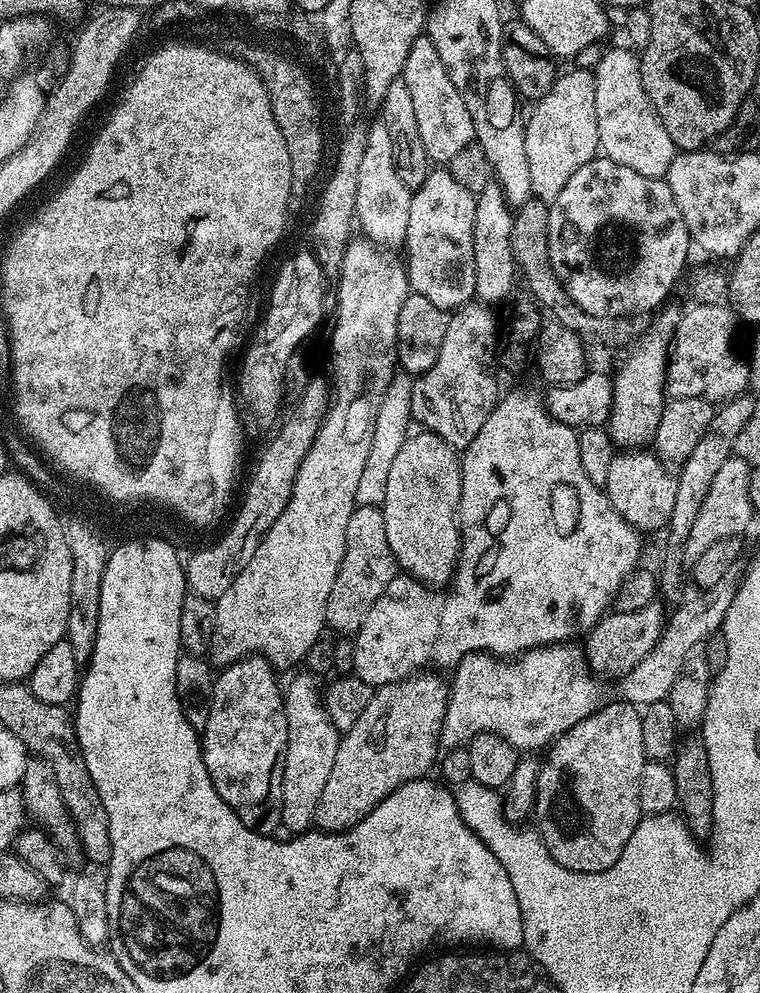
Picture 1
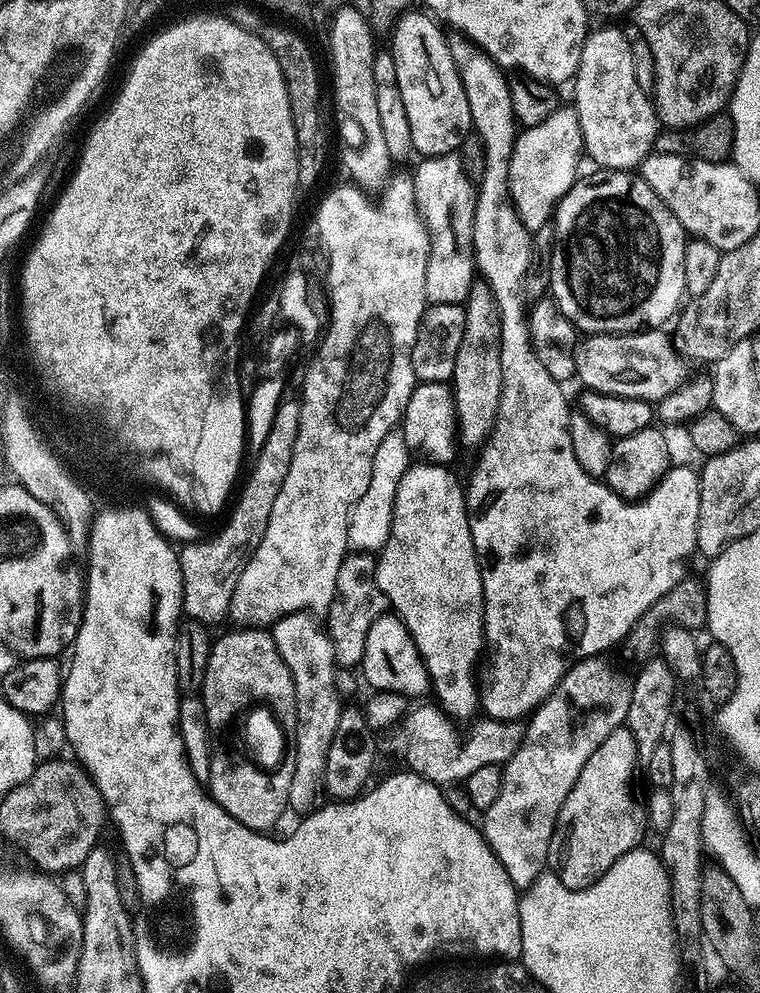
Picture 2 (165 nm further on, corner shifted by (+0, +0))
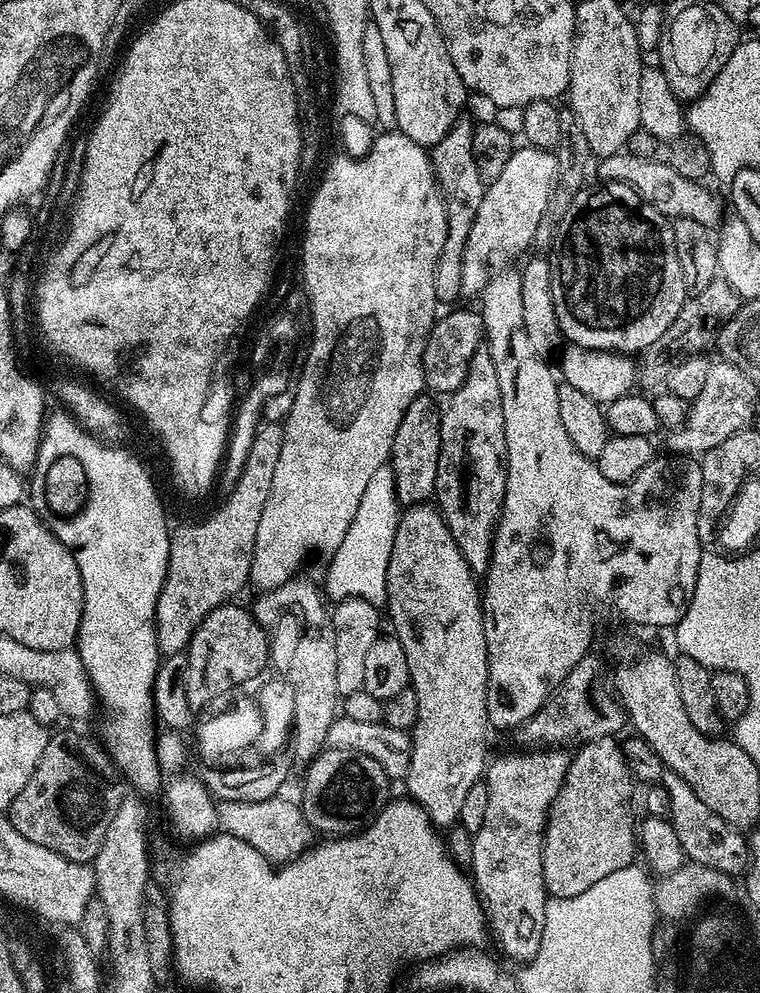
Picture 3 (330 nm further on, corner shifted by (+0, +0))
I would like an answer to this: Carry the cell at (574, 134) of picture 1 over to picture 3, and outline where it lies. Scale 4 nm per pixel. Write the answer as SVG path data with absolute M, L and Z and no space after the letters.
M523 147L513 151L502 174L490 181L485 187L482 202L478 202L478 214L474 214L470 238L466 238L466 250L462 254L461 293L465 297L479 297L494 270L511 265L508 263L515 256L523 257L532 248L534 230L538 229L554 186L556 154L546 148Z

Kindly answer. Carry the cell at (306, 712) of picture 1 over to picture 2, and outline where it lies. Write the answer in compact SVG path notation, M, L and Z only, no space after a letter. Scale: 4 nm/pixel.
M295 612L283 616L270 631L278 646L278 654L290 666L294 678L296 695L296 757L292 763L292 775L287 777L290 786L288 807L307 814L316 811L325 795L324 775L326 774L327 755L334 732L338 727L338 718L342 707L341 689L334 682L335 670L338 667L334 659L334 650L327 631L311 612Z

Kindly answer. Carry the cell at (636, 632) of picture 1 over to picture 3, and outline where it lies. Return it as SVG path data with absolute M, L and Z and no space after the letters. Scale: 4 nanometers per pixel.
M532 750L529 756L502 756L487 765L490 803L482 830L472 838L470 876L484 905L491 939L512 960L534 958L542 942L549 895L542 878L544 828L548 812L562 790L569 757L560 750Z

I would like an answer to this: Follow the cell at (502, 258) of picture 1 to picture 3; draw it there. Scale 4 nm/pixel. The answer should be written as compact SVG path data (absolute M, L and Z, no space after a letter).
M481 346L474 358L470 358L470 366L466 370L462 386L458 386L458 390L451 393L447 400L448 409L444 408L440 417L441 453L438 454L434 504L440 509L458 550L462 550L462 558L466 558L473 572L484 574L488 571L488 563L492 557L492 533L500 520L508 473L502 390L498 390L498 370L494 370L494 358L490 358L487 347Z

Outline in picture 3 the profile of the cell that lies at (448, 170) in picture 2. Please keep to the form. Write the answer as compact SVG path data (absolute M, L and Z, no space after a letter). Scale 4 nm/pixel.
M467 118L457 120L456 124L442 138L442 142L433 144L430 149L432 169L436 175L436 184L444 198L444 209L448 215L446 242L434 270L434 290L437 301L461 299L462 293L462 254L466 250L466 238L470 238L470 226L474 214L478 214L478 202L482 202L486 182L474 166L474 138L472 137L473 121Z

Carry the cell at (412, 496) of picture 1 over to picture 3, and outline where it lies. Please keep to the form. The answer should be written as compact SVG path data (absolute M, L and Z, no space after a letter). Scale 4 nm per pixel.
M417 503L399 513L385 590L386 616L392 619L391 631L406 654L408 679L418 698L418 718L410 730L412 753L406 777L407 795L423 806L437 829L448 830L459 821L462 801L470 786L481 783L489 759L490 632L484 622L477 573L462 558L462 550L458 550L440 509L431 503Z

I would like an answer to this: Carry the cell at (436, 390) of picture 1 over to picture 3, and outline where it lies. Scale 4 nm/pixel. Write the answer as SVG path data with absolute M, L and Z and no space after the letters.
M422 394L413 402L410 402L410 406L406 408L403 415L402 423L395 432L394 446L391 448L389 456L389 465L395 474L395 488L399 503L406 506L427 501L436 485L438 454L441 453L441 413L438 408L437 410L434 409L434 404L430 399L432 398L429 395Z

